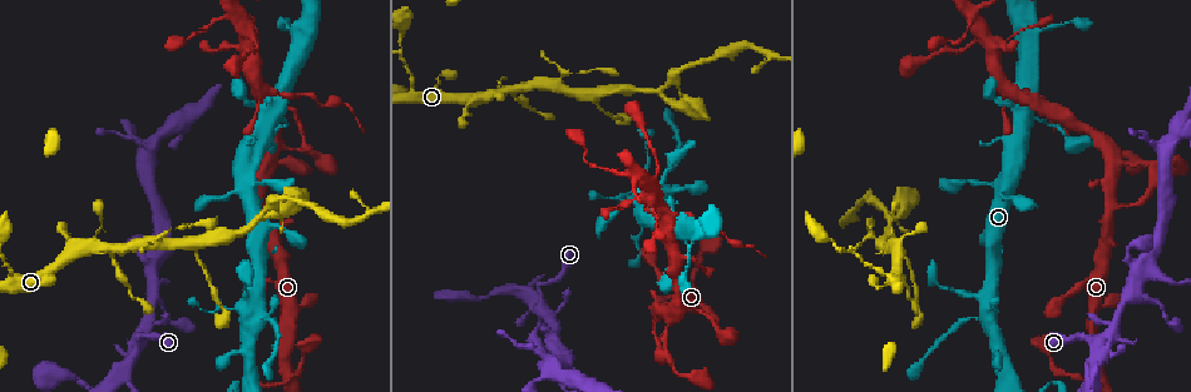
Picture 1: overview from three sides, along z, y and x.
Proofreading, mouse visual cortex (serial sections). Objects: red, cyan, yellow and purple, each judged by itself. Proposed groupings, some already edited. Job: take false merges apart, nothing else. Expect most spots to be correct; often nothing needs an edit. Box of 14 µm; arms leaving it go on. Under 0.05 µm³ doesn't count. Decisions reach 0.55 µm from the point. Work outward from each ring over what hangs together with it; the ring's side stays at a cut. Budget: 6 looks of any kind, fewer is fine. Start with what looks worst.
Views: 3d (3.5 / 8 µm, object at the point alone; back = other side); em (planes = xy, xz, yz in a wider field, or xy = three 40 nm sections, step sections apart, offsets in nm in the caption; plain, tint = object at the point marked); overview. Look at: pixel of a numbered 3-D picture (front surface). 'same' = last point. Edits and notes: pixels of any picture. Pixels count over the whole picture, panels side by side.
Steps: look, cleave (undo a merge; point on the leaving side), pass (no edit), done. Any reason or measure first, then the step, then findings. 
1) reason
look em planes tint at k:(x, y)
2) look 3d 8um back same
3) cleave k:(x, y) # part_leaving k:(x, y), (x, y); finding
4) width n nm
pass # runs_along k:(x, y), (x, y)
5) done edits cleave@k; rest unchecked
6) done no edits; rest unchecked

three-way junction
look 3d 3.5um at 1:(193, 246)

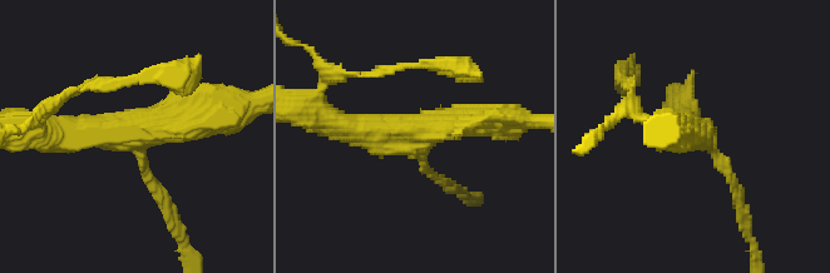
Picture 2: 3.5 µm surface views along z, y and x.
shape alone is not enough
look em xy step 1 tint at 2:(132, 133)

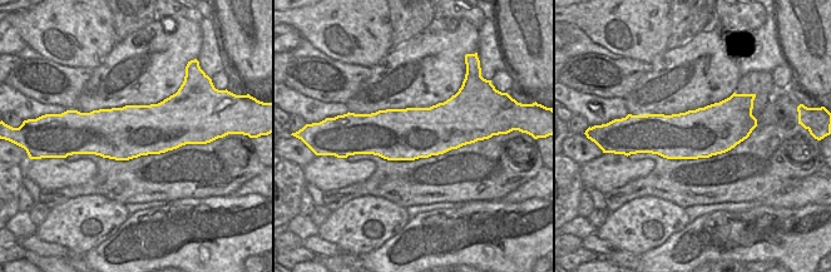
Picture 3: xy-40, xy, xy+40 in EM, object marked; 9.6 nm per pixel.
width 500 nm
pass # runs_along 2:(47, 133), (186, 129), (212, 118); all the same cell

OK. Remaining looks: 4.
narrows sharply
look 3d 8um at 1:(660, 214)

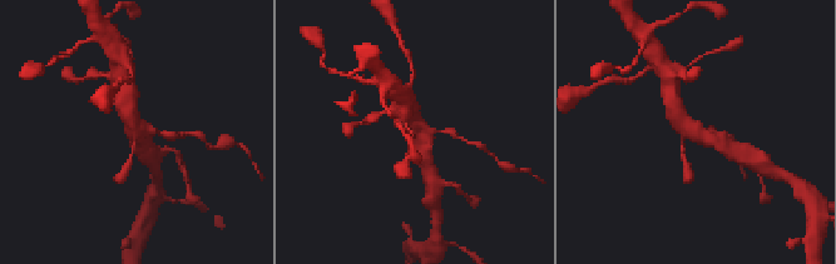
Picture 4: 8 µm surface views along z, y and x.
zoom in
look 3d 3.5um at 4:(133, 131)

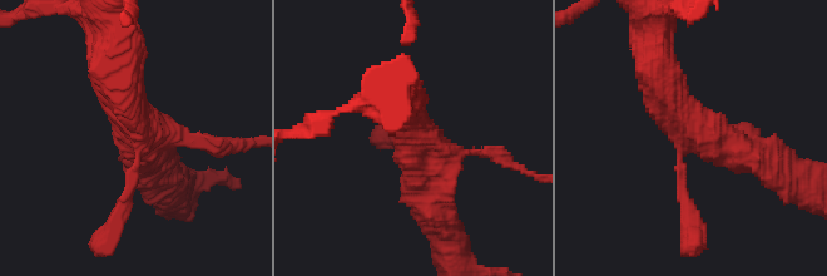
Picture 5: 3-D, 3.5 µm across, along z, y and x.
now the EM
look em planes tint at 5:(713, 143)

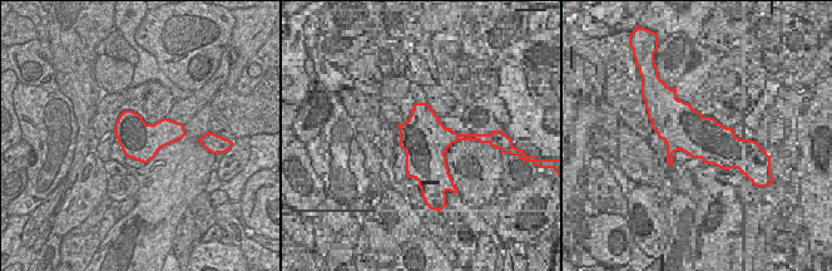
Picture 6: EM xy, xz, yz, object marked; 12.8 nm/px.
pass # runs_along 5:(781, 167), (708, 141), (663, 83); continuous, no second cell

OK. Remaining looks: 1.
done no edits; rest unchecked

